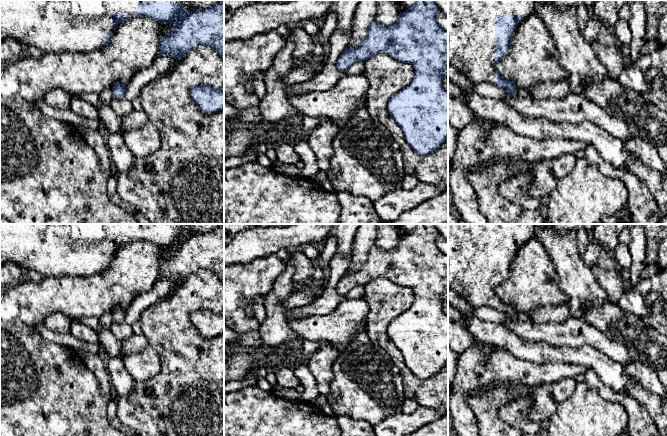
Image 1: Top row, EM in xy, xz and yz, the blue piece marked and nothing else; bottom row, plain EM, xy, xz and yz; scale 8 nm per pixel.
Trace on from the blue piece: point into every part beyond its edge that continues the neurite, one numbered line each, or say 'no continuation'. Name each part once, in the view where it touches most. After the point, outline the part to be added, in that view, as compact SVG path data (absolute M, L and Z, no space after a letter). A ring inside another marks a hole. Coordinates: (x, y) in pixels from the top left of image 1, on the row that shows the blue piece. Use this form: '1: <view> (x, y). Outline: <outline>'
1: yz (471, 23). Outline: M448 0L448 64L468 77L473 84L488 82L495 85L495 16L523 15L526 19L535 13L535 4L536 0ZM521 22L514 30L515 33Z

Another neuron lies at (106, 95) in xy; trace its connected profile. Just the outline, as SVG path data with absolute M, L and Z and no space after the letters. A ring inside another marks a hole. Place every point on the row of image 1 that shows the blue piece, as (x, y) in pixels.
M112 87L106 88L98 94L102 103L106 104L109 104L112 98L114 97Z

